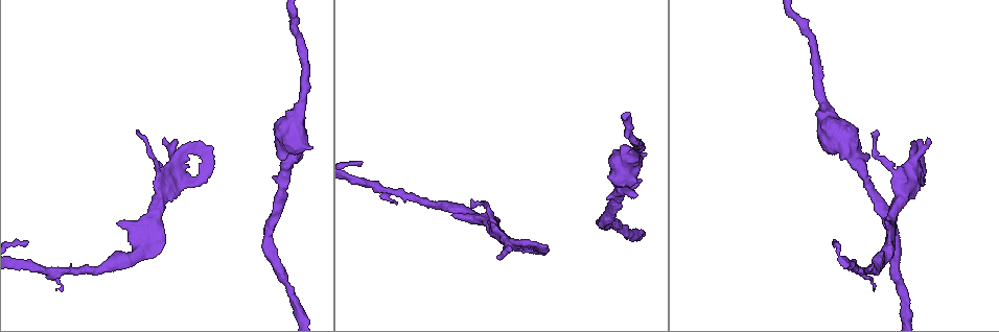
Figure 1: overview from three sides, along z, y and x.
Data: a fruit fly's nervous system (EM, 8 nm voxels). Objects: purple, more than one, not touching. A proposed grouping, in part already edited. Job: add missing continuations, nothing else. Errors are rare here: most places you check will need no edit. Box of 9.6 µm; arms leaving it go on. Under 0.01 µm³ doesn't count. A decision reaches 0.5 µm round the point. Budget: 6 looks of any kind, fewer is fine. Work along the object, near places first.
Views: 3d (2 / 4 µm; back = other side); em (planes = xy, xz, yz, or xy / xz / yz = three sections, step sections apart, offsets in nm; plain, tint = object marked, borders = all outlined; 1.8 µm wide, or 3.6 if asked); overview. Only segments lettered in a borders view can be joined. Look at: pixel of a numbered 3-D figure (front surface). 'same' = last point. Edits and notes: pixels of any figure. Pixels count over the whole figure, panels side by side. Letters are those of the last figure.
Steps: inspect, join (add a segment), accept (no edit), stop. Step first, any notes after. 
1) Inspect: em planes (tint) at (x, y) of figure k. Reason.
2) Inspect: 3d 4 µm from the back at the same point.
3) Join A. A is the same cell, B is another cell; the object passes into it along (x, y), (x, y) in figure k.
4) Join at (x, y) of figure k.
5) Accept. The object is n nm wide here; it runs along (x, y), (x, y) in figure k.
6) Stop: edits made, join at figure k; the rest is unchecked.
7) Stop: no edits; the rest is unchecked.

Inspect: em planes (plain) at (159, 254) of figure 1. An open end.

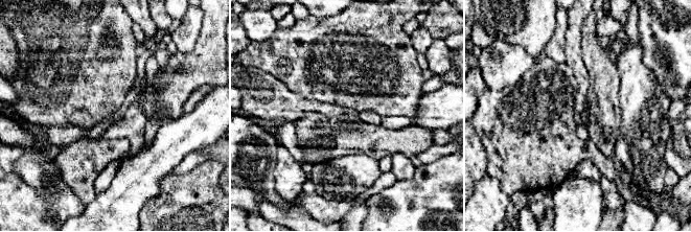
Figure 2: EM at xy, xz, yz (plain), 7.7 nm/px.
Inspect: em planes (tint) at the same point.

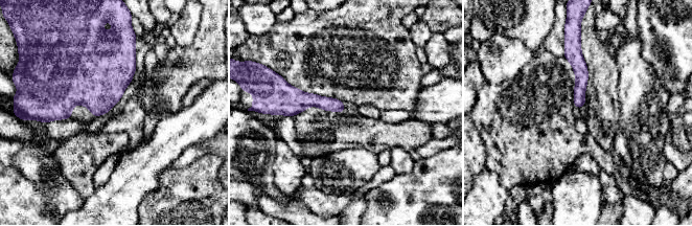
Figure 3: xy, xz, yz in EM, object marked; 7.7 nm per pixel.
Inspect: em planes (borders) at the same point.

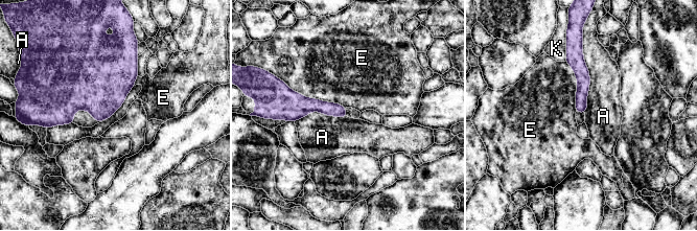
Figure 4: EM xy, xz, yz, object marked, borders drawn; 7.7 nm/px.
Accept. The object is 100 nm wide here; the longest contact is with A, 550 nm; A, E and K are other cells; none of them fits.

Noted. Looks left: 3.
Inspect: em planes (borders) at (158, 165) of figure 1. Thick turns thin.

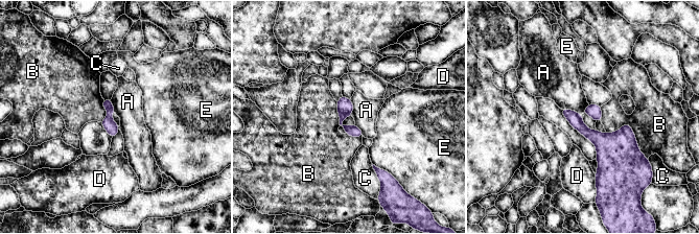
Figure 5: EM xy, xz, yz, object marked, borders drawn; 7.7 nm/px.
Accept. The longest contact is with B, 360 nm; A, B, C, D and E are other cells; no lettered segment goes on from it.

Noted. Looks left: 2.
Stop: no edits; the rest is unchecked.

